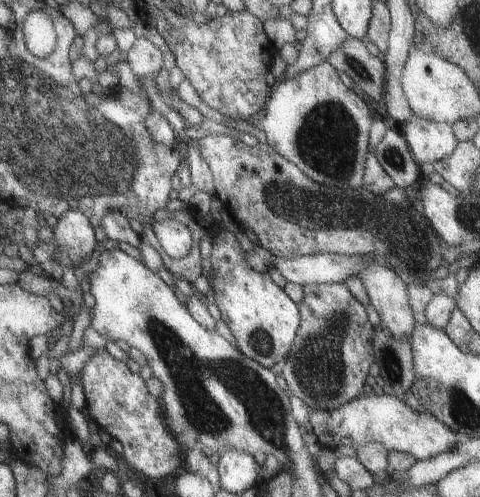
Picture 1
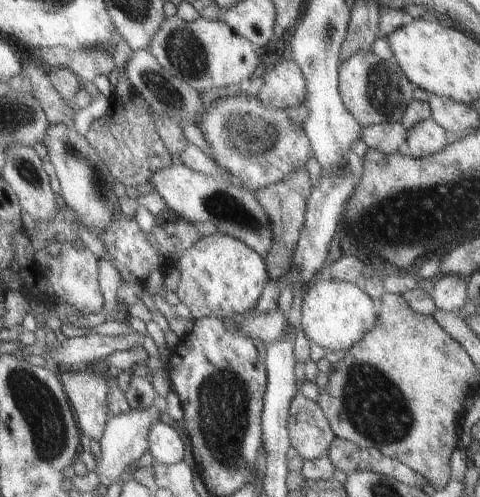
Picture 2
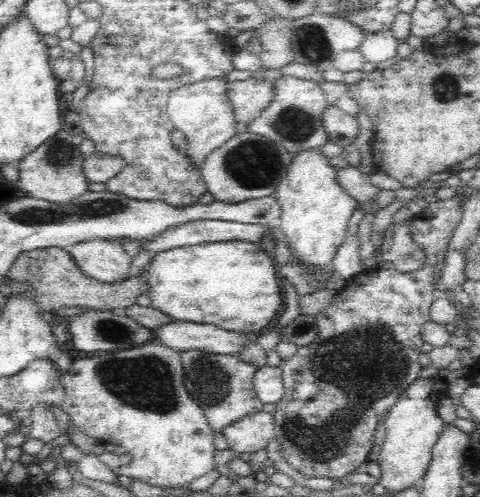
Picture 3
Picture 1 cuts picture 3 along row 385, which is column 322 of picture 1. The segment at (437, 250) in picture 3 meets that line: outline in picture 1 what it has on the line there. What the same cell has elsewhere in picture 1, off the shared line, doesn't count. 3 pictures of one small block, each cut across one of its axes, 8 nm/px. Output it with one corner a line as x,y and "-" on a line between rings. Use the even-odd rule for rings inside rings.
307,284
297,302
299,326
287,350
279,376
291,396
303,400
309,412
333,412
357,398
369,376
371,324
363,306
343,284

